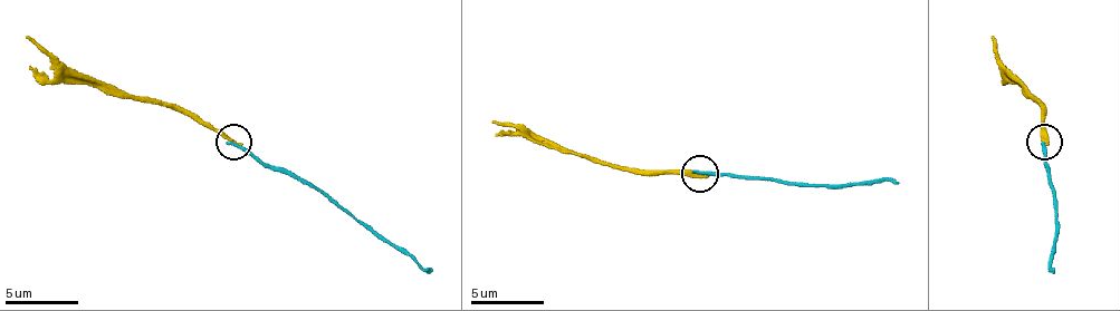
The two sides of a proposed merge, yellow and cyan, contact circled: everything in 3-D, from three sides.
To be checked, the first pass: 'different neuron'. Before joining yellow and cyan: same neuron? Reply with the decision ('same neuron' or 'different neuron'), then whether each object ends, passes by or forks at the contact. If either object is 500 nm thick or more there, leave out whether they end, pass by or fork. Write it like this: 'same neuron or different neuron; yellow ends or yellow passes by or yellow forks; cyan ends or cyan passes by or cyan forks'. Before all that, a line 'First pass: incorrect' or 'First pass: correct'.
First pass: correct
different neuron; yellow ends; cyan ends

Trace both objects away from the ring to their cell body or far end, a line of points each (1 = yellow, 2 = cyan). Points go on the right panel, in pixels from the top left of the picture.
1: (1045, 143), (1045, 110), (1002, 66), (991, 37)
2: (1045, 143), (1056, 244), (1052, 266)

